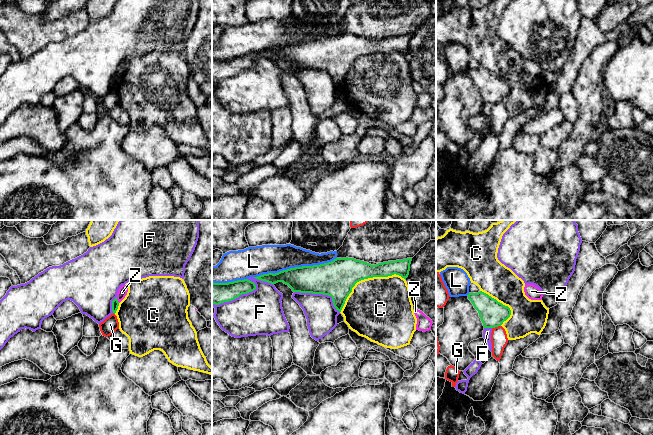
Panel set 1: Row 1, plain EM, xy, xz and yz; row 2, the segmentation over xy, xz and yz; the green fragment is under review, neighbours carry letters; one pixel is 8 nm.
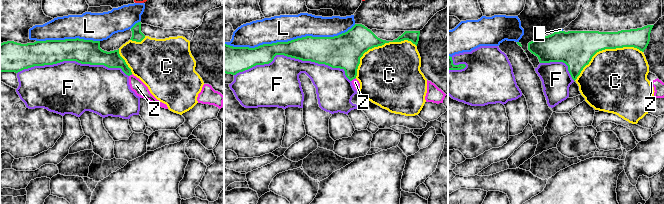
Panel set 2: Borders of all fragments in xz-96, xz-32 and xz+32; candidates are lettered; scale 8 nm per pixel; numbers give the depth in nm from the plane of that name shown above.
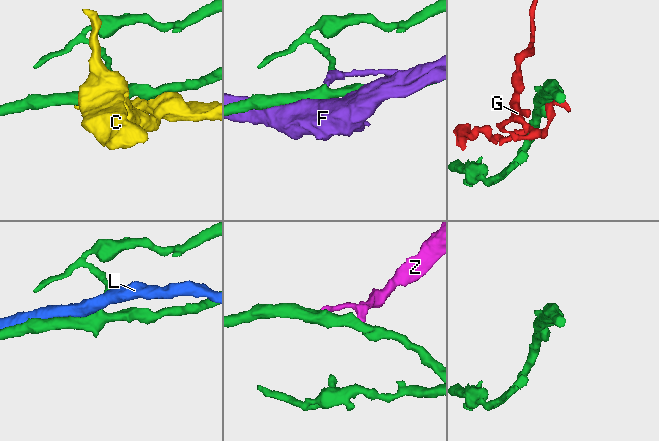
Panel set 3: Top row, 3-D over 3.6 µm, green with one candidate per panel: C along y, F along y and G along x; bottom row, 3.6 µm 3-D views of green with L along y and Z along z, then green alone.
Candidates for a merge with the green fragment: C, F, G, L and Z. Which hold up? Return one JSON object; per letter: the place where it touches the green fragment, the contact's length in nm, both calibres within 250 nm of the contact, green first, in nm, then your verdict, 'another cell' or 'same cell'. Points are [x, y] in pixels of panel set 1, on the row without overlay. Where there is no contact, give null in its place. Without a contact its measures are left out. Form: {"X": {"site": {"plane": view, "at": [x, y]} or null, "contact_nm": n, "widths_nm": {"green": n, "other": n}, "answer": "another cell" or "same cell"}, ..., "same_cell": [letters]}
{"C": {"site": {"plane": "xz", "at": [365, 54]}, "contact_nm": 600, "widths_nm": {"green": 280, "other": 480}, "answer": "another cell"}, "F": {"site": {"plane": "xz", "at": [235, 74]}, "contact_nm": 400, "widths_nm": {"green": 180, "other": 360}, "answer": "another cell"}, "G": {"site": {"plane": "yz", "at": [496, 102]}, "contact_nm": 80, "widths_nm": {"green": 200, "other": 140}, "answer": "another cell"}, "L": {"site": {"plane": "xz", "at": [295, 43]}, "contact_nm": 700, "widths_nm": {"green": 240, "other": 220}, "answer": "another cell"}, "Z": {"site": {"plane": "xy", "at": [117, 76]}, "contact_nm": 50, "widths_nm": {"green": 60, "other": 80}, "answer": "another cell"}, "same_cell": []}

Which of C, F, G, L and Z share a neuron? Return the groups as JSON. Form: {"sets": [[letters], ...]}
{"sets": [["C"], ["F"], ["G"], ["L"], ["Z"]]}

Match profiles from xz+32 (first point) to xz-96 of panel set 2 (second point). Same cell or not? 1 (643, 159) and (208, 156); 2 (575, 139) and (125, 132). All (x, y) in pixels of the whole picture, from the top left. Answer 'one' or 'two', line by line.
1: two
2: two

